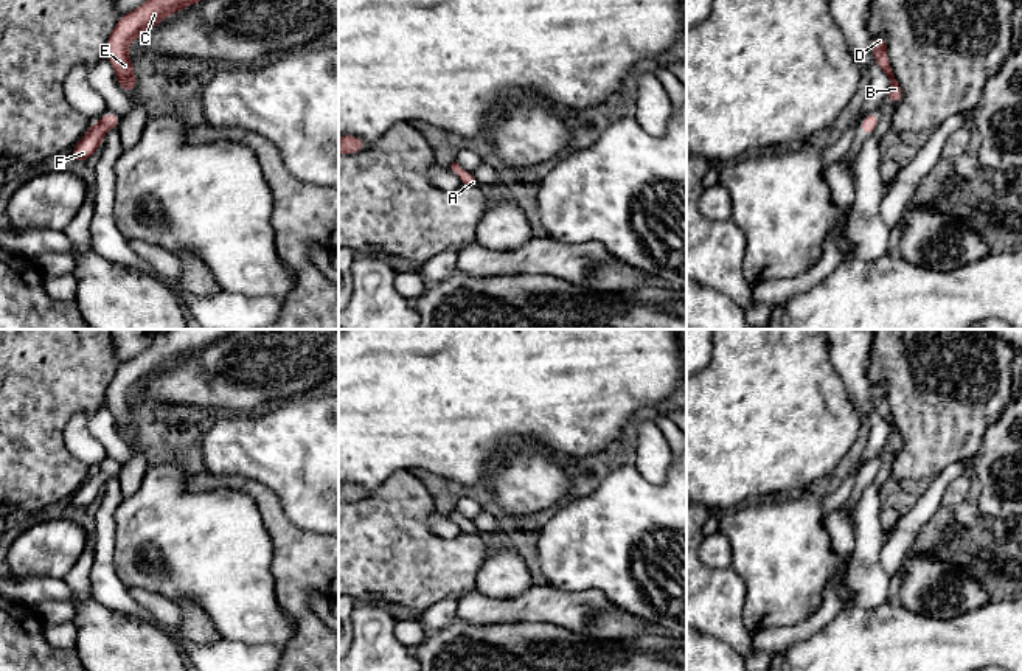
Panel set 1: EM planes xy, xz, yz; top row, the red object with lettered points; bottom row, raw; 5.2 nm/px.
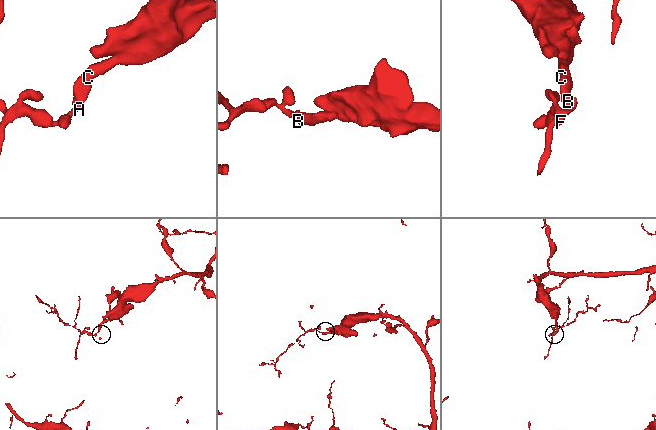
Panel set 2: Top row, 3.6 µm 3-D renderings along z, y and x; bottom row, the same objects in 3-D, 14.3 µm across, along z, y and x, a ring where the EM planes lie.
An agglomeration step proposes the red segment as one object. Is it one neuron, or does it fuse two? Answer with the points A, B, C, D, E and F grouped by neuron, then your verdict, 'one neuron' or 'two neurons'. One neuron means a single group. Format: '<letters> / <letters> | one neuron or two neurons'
A B C D E F | one neuron

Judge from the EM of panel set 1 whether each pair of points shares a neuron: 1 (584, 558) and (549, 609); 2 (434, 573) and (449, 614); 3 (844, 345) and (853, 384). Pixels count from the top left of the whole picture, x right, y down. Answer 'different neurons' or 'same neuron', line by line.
1: different neurons
2: different neurons
3: same neuron

